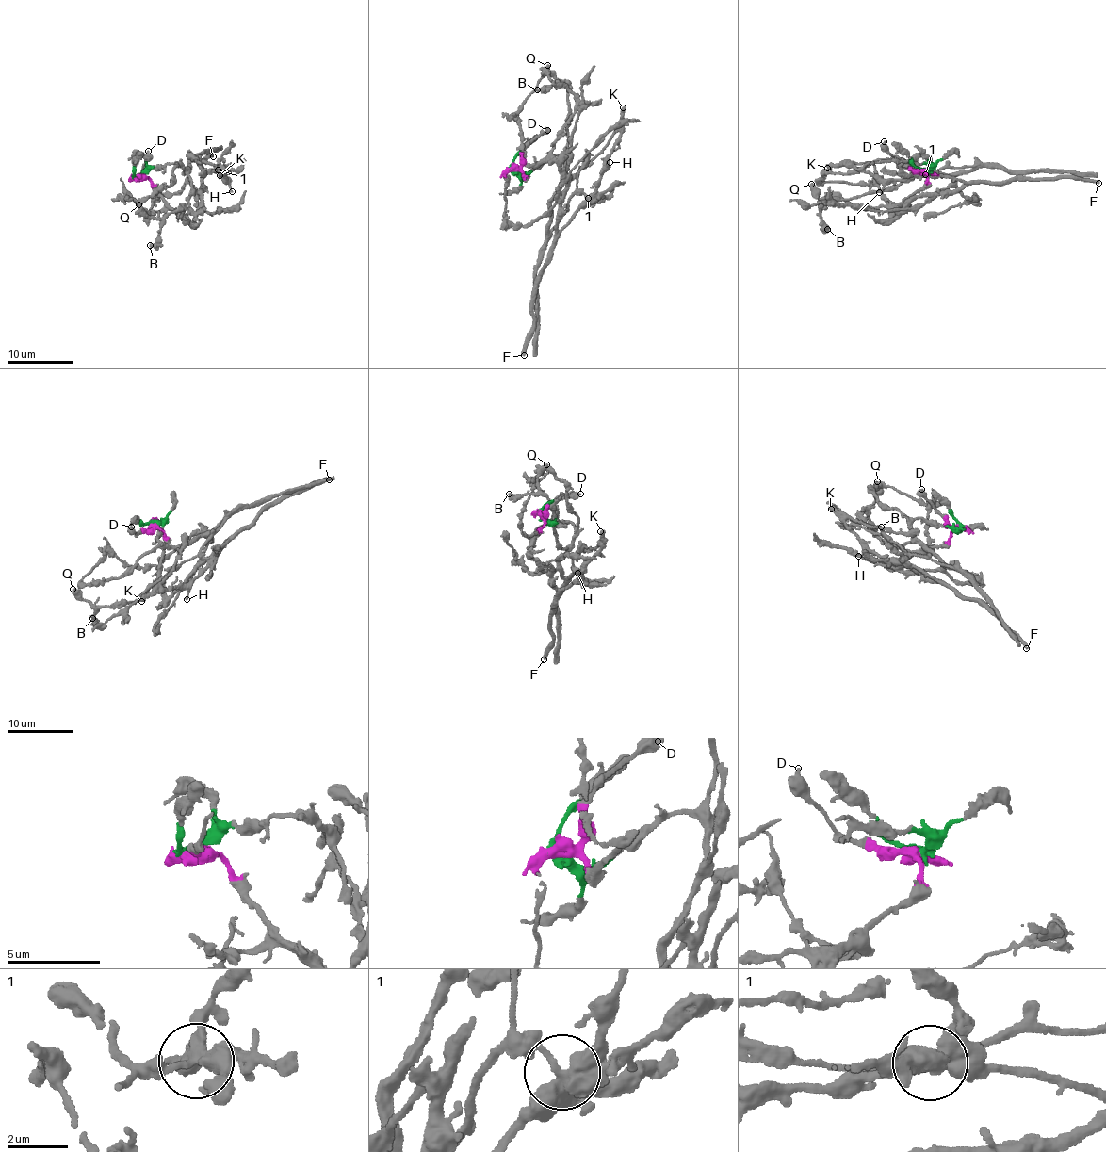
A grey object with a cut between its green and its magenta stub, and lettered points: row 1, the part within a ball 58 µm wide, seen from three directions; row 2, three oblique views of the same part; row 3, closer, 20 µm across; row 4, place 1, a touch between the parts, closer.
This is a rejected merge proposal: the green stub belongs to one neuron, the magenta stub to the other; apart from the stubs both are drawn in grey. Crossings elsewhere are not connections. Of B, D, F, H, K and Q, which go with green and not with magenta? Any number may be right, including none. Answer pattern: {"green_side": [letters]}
{"green_side": []}

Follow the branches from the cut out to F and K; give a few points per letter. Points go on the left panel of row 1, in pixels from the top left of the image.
F: (135, 177), (146, 178), (192, 221), (205, 187), (202, 164), (213, 156)
K: (135, 177), (146, 178), (192, 221), (202, 179), (211, 170), (225, 179), (225, 170), (219, 176)

